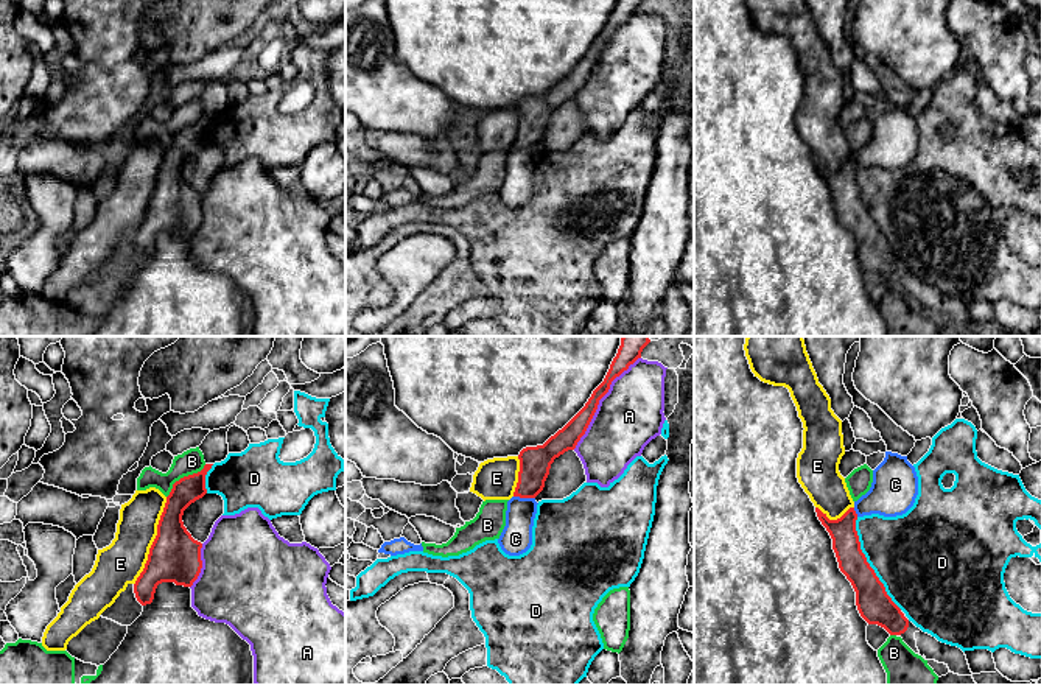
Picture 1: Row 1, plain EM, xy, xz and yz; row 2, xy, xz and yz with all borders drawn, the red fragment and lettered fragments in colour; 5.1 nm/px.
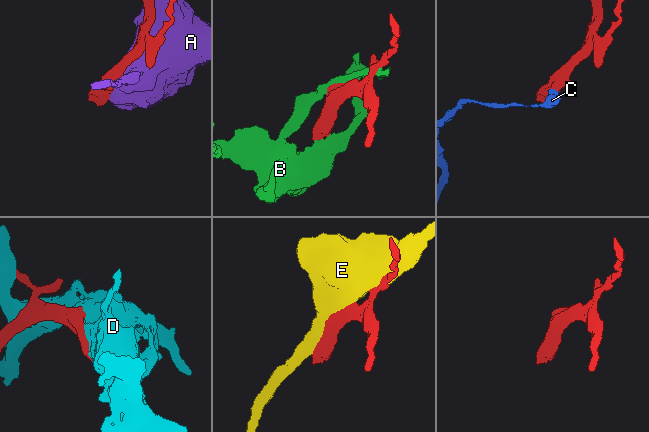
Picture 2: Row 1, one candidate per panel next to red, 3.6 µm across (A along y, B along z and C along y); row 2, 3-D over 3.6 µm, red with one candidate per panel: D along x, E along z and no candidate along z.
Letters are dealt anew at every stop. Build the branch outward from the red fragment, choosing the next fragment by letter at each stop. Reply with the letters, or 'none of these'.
none of these

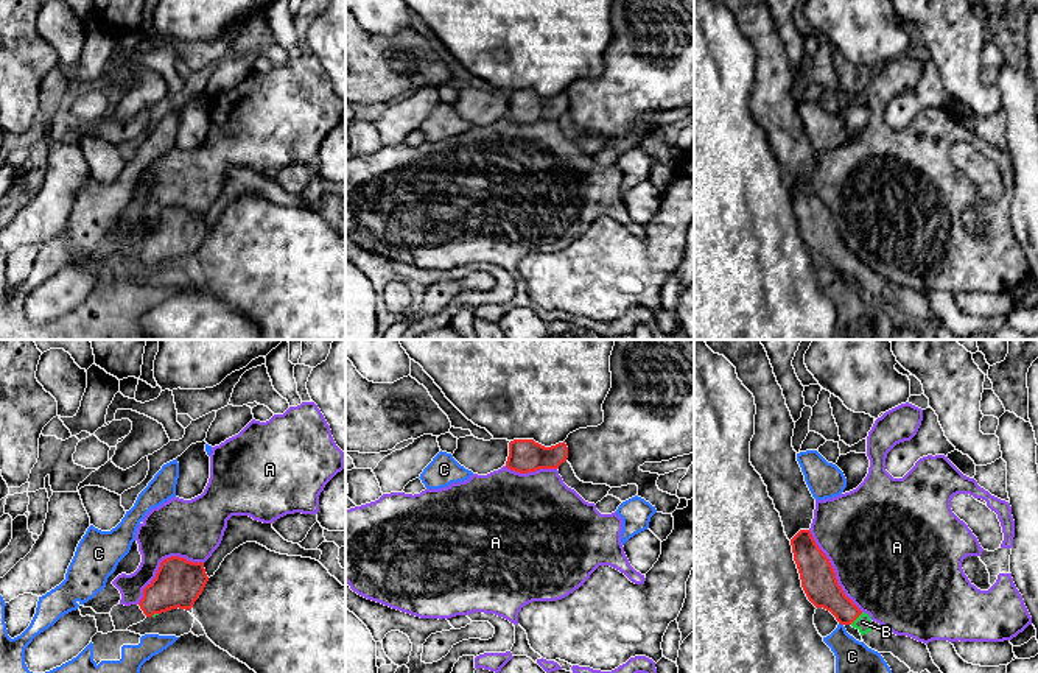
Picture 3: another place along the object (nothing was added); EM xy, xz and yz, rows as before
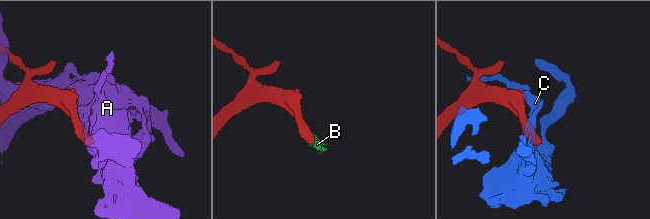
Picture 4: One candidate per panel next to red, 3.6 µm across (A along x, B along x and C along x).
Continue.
B

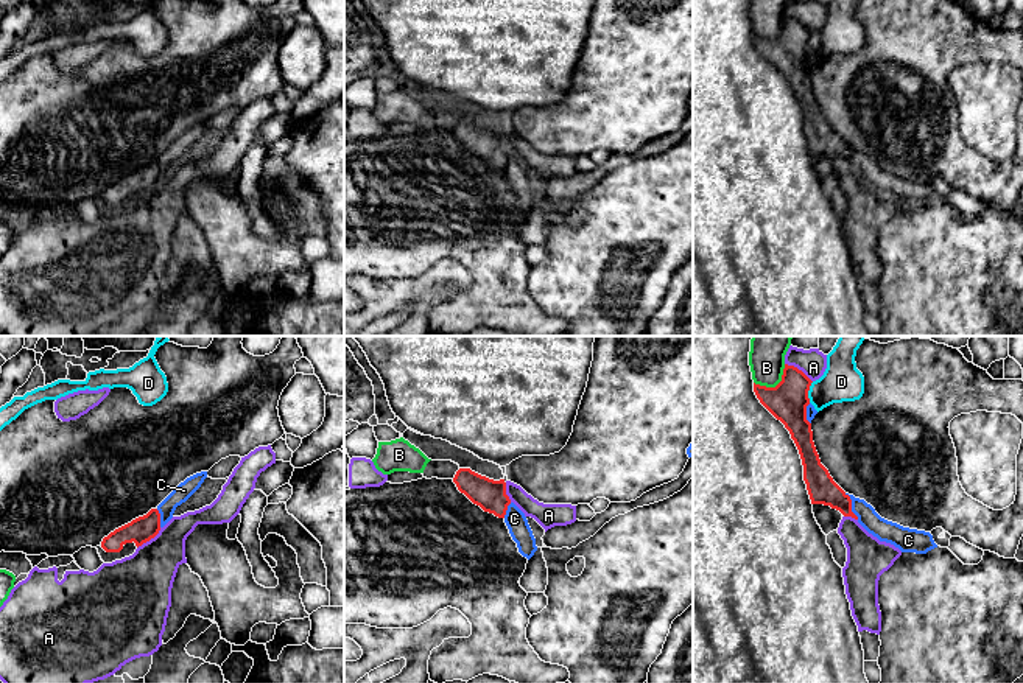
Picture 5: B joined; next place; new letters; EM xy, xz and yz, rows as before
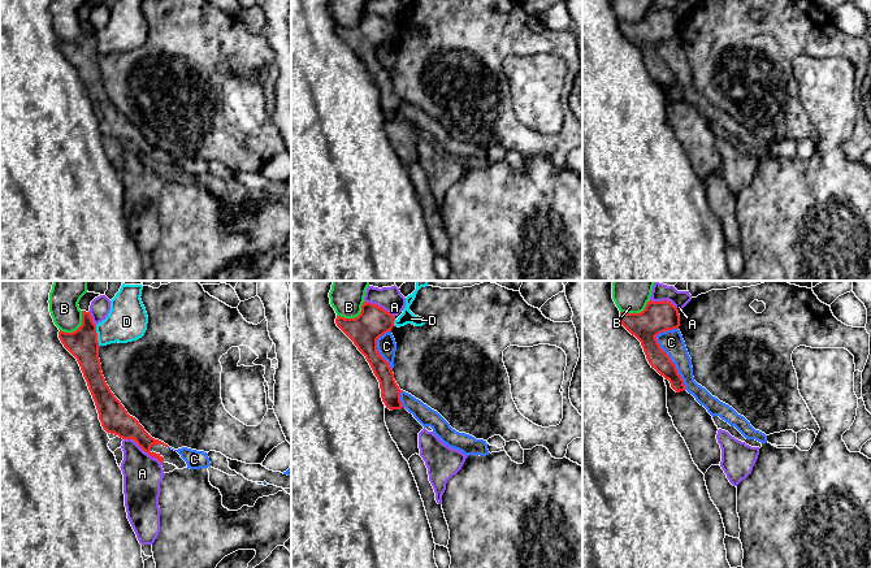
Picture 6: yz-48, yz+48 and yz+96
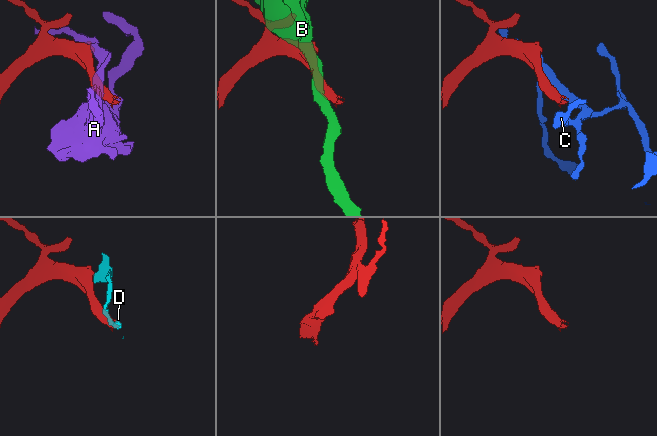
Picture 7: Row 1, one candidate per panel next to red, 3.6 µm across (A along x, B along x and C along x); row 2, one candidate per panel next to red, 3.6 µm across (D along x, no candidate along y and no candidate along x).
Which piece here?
none of these

